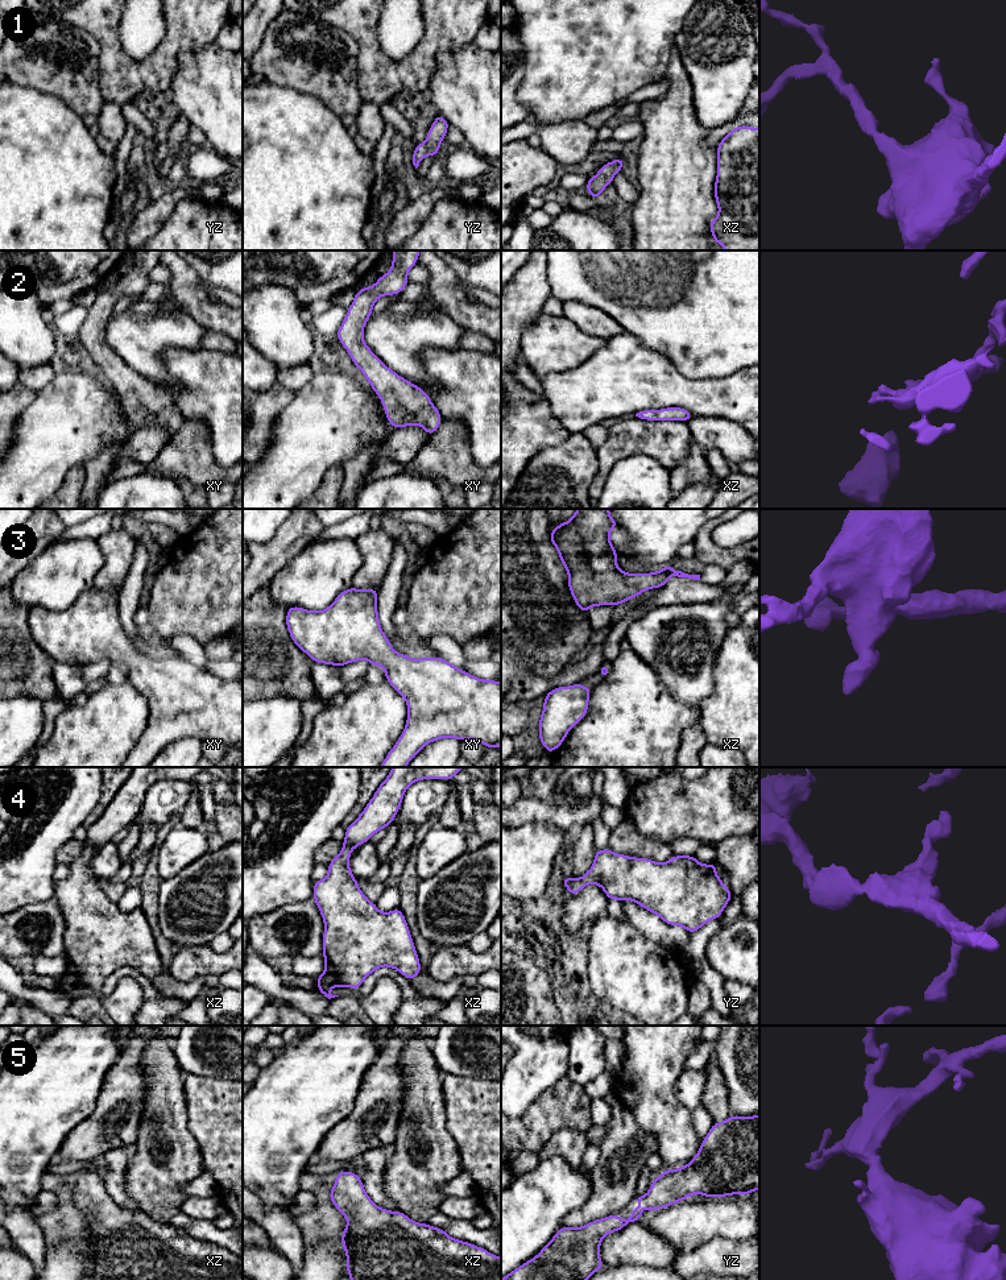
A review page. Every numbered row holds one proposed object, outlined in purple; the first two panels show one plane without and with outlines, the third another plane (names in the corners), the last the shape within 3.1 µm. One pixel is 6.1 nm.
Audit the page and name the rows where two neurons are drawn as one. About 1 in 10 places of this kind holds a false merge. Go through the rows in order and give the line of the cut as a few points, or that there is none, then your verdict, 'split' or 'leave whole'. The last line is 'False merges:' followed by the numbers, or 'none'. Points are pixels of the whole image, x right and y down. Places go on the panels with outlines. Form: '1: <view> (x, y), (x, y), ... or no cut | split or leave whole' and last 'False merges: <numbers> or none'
1: no cut | leave whole
2: no cut | leave whole
3: no cut | leave whole
4: no cut | leave whole
5: no cut | leave whole
False merges: none

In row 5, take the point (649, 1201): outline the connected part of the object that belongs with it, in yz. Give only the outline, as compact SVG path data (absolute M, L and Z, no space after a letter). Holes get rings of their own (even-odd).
M759 1114L732 1115L713 1123L688 1164L666 1169L645 1196L636 1196L633 1201L655 1211L691 1194L713 1198L750 1196L753 1190L759 1190Z

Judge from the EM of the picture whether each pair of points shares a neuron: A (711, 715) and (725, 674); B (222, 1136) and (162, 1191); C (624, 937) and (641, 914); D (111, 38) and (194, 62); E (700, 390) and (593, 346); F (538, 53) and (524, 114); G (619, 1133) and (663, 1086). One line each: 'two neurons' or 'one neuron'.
A: one neuron
B: two neurons
C: two neurons
D: two neurons
E: two neurons
F: two neurons
G: two neurons

